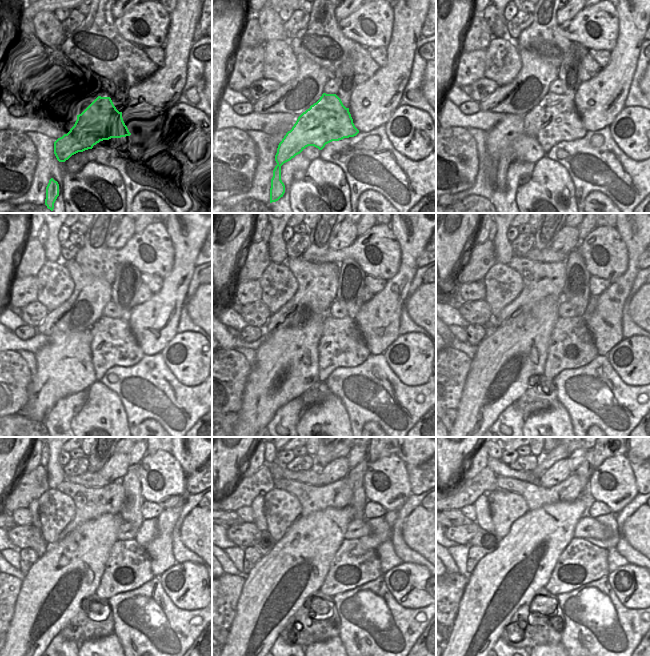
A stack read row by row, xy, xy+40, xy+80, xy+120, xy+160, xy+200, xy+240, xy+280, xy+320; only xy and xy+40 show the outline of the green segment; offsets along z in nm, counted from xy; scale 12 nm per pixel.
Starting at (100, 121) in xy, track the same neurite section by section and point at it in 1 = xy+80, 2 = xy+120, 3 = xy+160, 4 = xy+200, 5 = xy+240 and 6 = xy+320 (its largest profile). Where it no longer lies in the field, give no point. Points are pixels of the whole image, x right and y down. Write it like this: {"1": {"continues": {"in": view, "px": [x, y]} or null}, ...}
{"1": {"continues": {"in": "xy+80", "px": [555, 119]}}, "2": {"continues": {"in": "xy+120", "px": [113, 344]}}, "3": {"continues": {"in": "xy+160", "px": [342, 345]}}, "4": {"continues": {"in": "xy+200", "px": [571, 345]}}, "5": {"continues": {"in": "xy+240", "px": [128, 567]}}, "6": {"continues": {"in": "xy+320", "px": [581, 562]}}}

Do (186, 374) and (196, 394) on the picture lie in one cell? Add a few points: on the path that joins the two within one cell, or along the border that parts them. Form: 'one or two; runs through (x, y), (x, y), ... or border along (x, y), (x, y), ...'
two; border along (172, 373), (186, 385), (201, 383)

